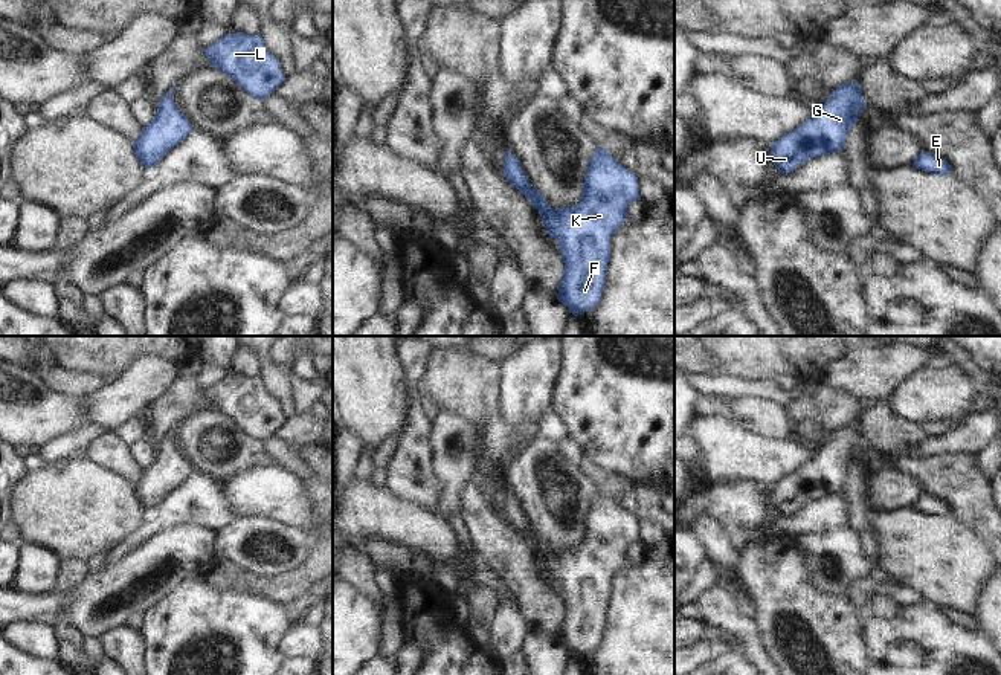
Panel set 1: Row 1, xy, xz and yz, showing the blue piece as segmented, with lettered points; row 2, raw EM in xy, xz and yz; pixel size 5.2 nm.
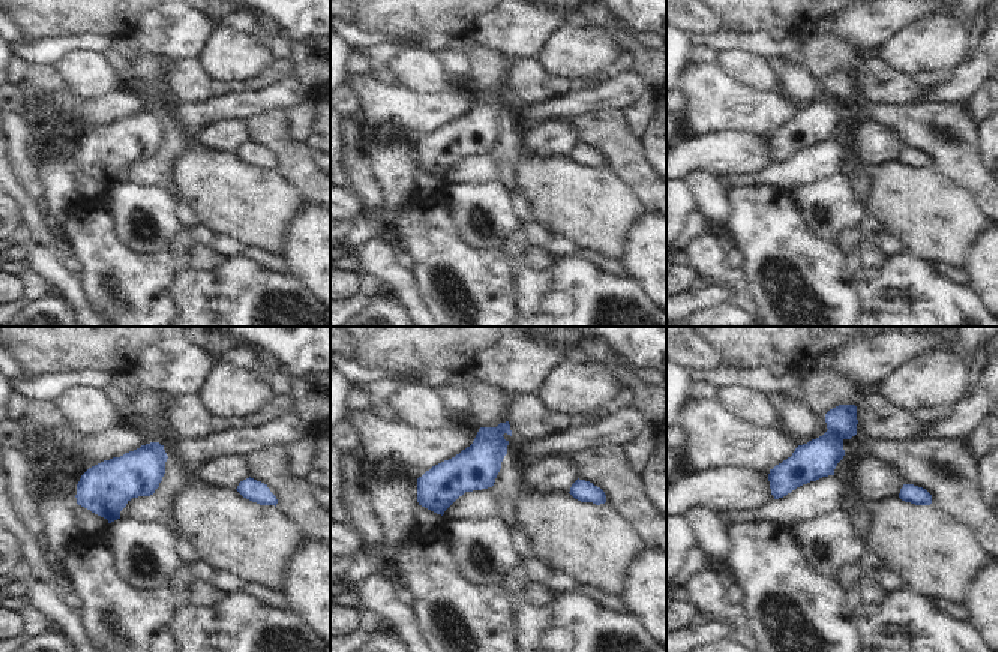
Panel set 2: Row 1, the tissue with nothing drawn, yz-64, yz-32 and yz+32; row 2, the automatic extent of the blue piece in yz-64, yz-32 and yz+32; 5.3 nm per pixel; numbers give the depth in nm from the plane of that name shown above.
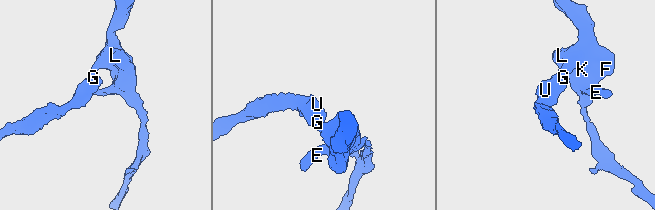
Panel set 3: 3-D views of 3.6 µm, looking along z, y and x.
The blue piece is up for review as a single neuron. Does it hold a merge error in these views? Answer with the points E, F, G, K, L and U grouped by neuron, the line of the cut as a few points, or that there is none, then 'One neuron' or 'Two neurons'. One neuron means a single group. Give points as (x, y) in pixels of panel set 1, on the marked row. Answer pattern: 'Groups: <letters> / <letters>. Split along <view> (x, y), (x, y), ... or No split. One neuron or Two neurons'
Groups: E F G K L U. No split. One neuron.

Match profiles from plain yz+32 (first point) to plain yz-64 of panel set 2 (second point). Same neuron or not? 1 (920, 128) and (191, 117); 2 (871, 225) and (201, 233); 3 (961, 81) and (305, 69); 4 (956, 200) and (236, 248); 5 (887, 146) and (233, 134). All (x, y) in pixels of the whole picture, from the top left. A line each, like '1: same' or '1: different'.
1: different
2: same
3: different
4: different
5: same

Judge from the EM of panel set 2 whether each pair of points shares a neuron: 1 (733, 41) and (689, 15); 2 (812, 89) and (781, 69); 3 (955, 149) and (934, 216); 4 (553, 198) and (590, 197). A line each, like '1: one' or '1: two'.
1: two
2: one
3: two
4: one

